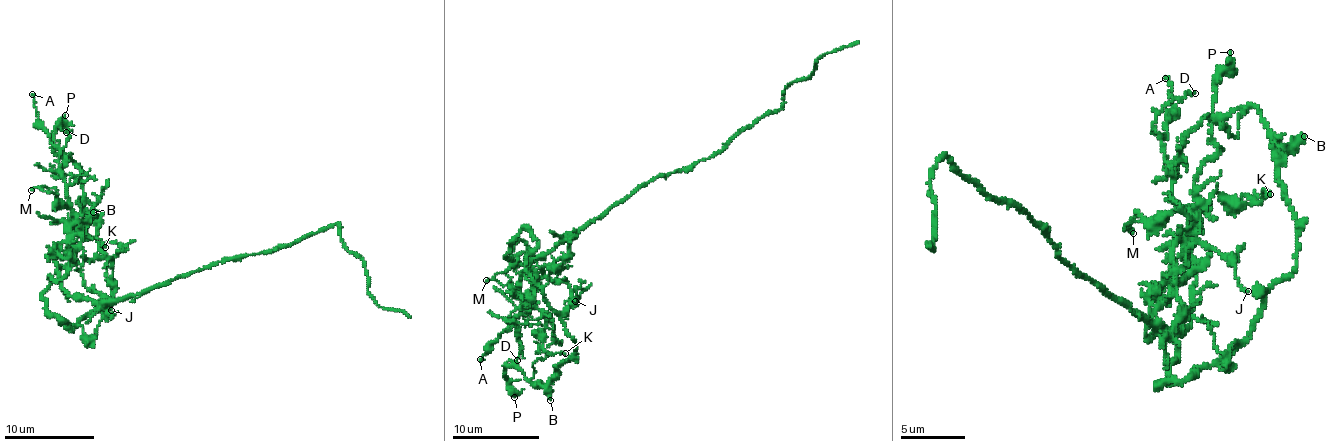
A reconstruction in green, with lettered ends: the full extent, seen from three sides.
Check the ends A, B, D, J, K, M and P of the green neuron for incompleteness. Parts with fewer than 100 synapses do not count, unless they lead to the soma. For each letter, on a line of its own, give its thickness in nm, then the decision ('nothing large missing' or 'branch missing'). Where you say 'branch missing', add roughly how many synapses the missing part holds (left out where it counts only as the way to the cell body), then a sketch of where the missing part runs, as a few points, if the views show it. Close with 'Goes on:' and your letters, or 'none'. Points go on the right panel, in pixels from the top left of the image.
A: 130 nm thick; nothing large missing
B: 480 nm thick; nothing large missing
D: 100 nm thick; nothing large missing
J: 80 nm thick; nothing large missing
K: 90 nm thick; nothing large missing
M: 80 nm thick; nothing large missing
P: 160 nm thick; nothing large missing
Goes on: none

